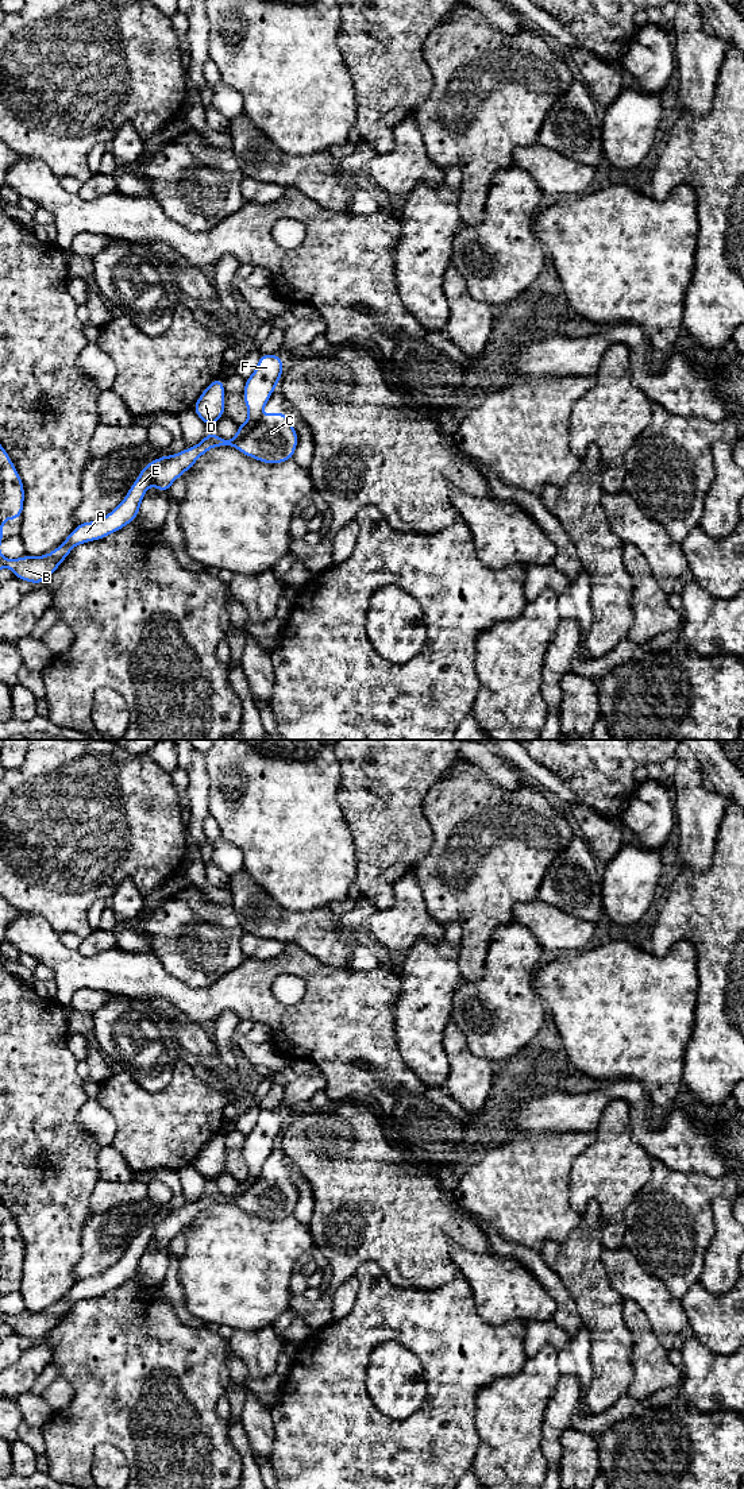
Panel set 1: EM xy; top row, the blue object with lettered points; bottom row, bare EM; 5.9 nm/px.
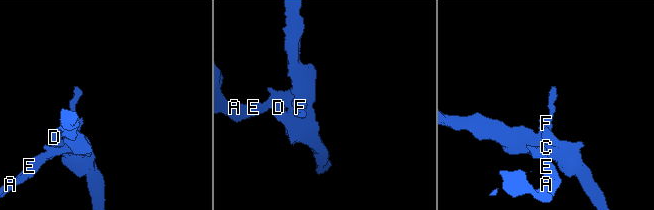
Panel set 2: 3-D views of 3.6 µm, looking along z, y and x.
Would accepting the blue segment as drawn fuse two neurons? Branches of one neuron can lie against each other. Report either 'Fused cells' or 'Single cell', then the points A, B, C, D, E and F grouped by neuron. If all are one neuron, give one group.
Fused cells. Groups: A C D E / B F

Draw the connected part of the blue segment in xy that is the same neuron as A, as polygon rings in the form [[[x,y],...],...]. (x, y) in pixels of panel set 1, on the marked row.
[[[163,455],[150,463],[146,463],[136,481],[131,485],[124,499],[111,513],[97,521],[77,524],[61,545],[66,551],[72,551],[78,544],[104,539],[132,522],[138,517],[143,495],[151,485],[157,470],[170,458],[170,455]]]

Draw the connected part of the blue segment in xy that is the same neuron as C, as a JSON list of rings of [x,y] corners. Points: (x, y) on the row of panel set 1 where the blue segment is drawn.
[[[285,412],[261,416],[247,441],[236,448],[262,463],[275,464],[293,459],[298,436]]]

